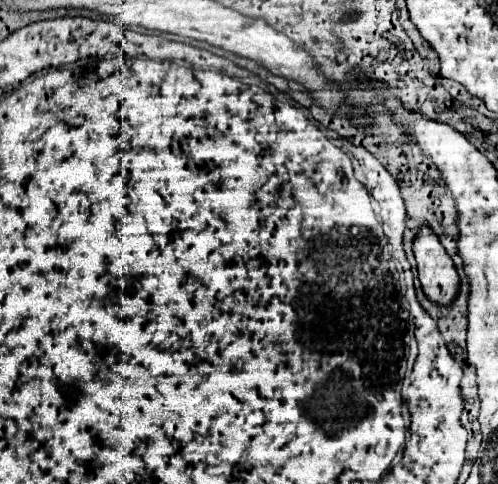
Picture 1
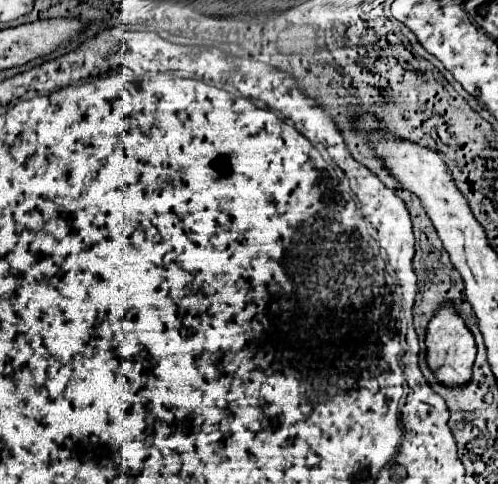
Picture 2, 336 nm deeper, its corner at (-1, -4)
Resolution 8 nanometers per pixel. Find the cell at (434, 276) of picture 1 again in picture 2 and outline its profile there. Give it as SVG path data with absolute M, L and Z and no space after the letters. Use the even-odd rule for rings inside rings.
M449 306L439 308L433 320L429 322L425 344L427 344L427 366L435 372L439 384L457 388L457 386L465 386L471 380L471 368L473 368L477 346L473 334L469 332L461 316L457 316Z

